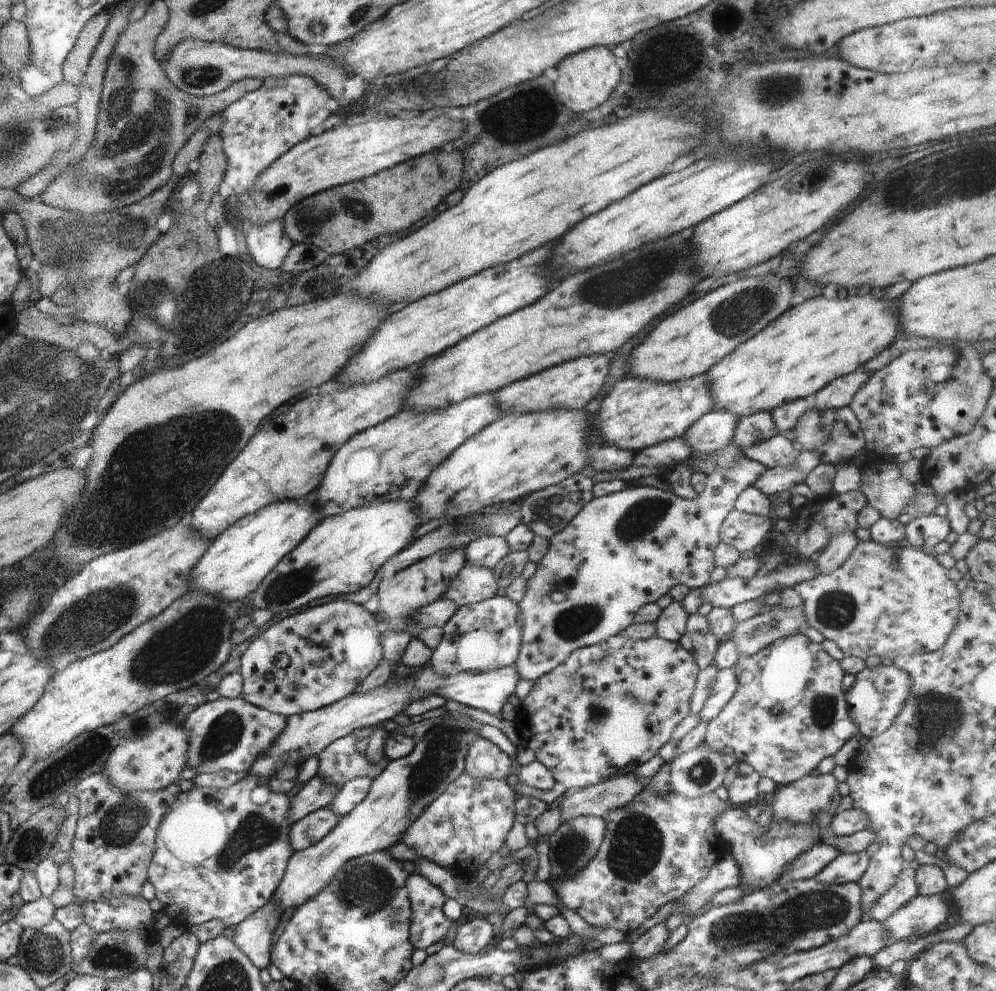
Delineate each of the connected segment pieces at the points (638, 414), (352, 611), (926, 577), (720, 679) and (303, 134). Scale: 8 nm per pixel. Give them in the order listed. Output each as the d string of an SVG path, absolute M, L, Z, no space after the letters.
M706 373L673 383L624 378L601 402L596 424L606 444L636 454L649 446L682 437L691 424L712 410L713 404Z
M335 600L274 623L241 656L242 698L286 718L348 696L381 662L384 624L362 605Z
M859 541L856 548L850 553L846 562L829 575L816 575L811 579L799 582L793 586L802 599L807 624L821 632L826 639L833 640L846 657L858 657L866 660L870 656L890 658L895 660L899 656L910 656L916 653L929 653L937 651L946 642L948 635L957 624L957 616L960 608L961 593L956 588L955 582L948 576L947 568L942 567L934 556L927 554L924 549L914 547L888 547L874 541Z
M734 667L720 669L711 686L710 696L705 700L703 709L699 712L699 719L708 723L718 716L726 703L734 696L738 688L738 679Z
M295 74L265 78L256 90L248 92L223 110L224 122L218 132L222 136L224 154L227 156L227 169L223 180L233 188L234 199L245 198L253 189L258 175L279 156L288 152L295 144L306 140L311 134L324 130L323 122L332 115L326 108L328 100L330 96L322 85L309 76Z

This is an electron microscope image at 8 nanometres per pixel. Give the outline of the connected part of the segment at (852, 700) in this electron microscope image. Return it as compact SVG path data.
M894 664L864 667L845 692L849 714L858 725L859 732L868 739L886 732L909 699L912 687L912 677L902 669L896 668Z

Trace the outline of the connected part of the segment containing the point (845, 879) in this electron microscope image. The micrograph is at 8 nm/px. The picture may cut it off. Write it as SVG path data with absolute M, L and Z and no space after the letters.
M866 851L840 853L834 860L822 867L813 879L829 885L857 883L868 868L869 861Z

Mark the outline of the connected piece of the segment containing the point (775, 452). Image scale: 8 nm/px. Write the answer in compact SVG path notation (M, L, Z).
M776 434L768 440L741 449L748 459L758 461L766 469L791 467L797 461L799 452L797 444L790 442L783 434Z

